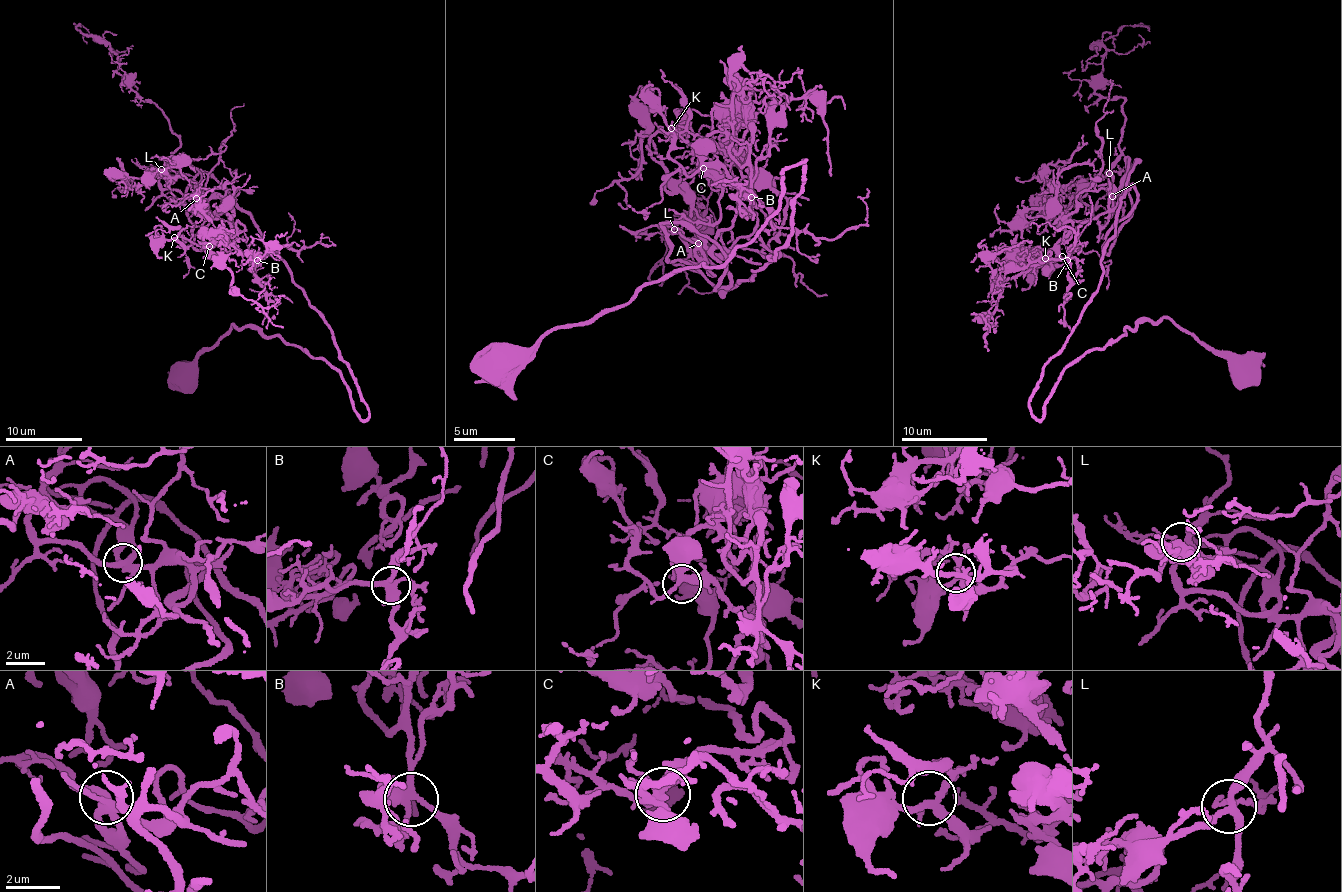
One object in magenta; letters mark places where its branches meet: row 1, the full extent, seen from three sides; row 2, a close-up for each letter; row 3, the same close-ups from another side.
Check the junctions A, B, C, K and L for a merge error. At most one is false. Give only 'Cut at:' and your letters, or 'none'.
Cut at: none

